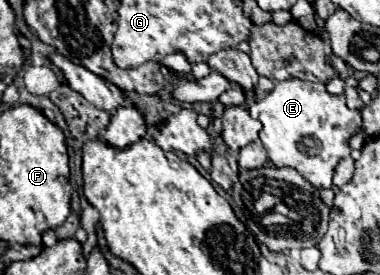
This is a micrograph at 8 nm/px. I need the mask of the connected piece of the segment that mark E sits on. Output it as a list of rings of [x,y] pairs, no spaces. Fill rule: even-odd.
[[[298,78],[292,80],[284,80],[284,82],[276,82],[274,90],[270,90],[262,100],[256,100],[250,104],[248,108],[250,116],[262,122],[262,130],[260,130],[260,140],[270,156],[270,160],[278,166],[290,166],[296,168],[312,186],[316,188],[332,188],[332,176],[334,176],[334,168],[338,166],[338,162],[342,158],[346,158],[350,154],[350,146],[348,146],[348,138],[358,132],[358,128],[362,126],[362,116],[360,110],[350,110],[346,106],[346,98],[344,96],[334,96],[326,90],[326,86],[322,82],[304,82]]]

